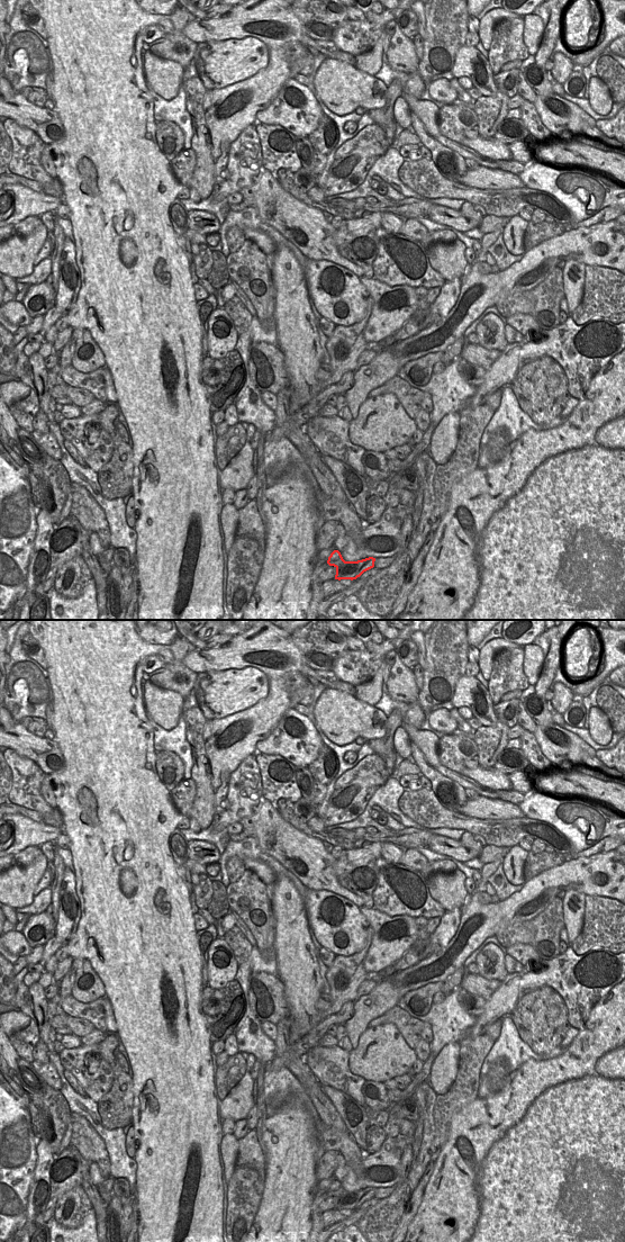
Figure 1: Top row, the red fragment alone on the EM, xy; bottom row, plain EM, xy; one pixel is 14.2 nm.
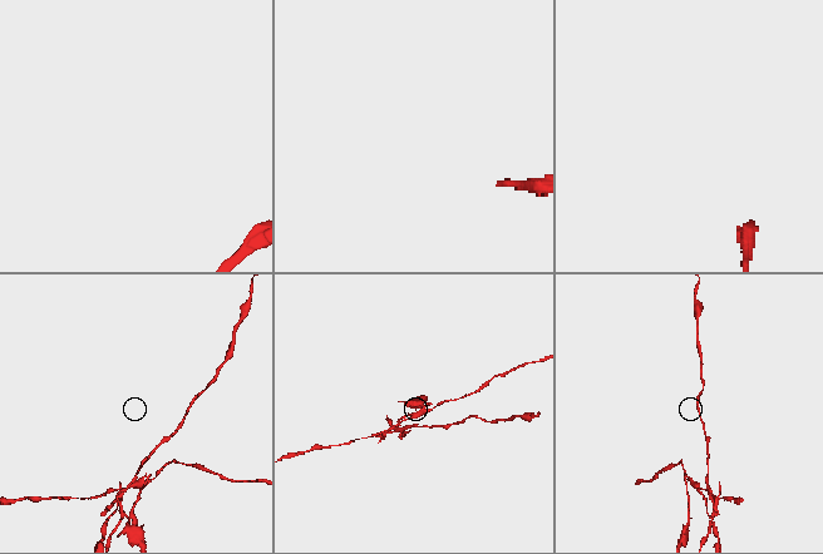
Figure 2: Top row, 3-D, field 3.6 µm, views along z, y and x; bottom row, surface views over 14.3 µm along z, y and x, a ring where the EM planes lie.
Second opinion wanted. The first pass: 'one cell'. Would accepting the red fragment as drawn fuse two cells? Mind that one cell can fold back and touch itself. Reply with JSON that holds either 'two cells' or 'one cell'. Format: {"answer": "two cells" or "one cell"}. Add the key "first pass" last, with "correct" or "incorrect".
{"answer": "two cells", "first pass": "incorrect"}

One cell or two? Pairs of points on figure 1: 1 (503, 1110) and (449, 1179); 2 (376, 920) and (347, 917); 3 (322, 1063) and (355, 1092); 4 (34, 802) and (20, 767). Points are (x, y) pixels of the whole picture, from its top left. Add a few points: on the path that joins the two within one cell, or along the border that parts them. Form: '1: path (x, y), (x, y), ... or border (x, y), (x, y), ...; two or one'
1: path (480, 1133), (459, 1134), (452, 1144), (452, 1157); one
2: border (358, 907), (369, 924); two
3: path (329, 1067), (347, 1085); one
4: path (26, 793), (26, 776); one

